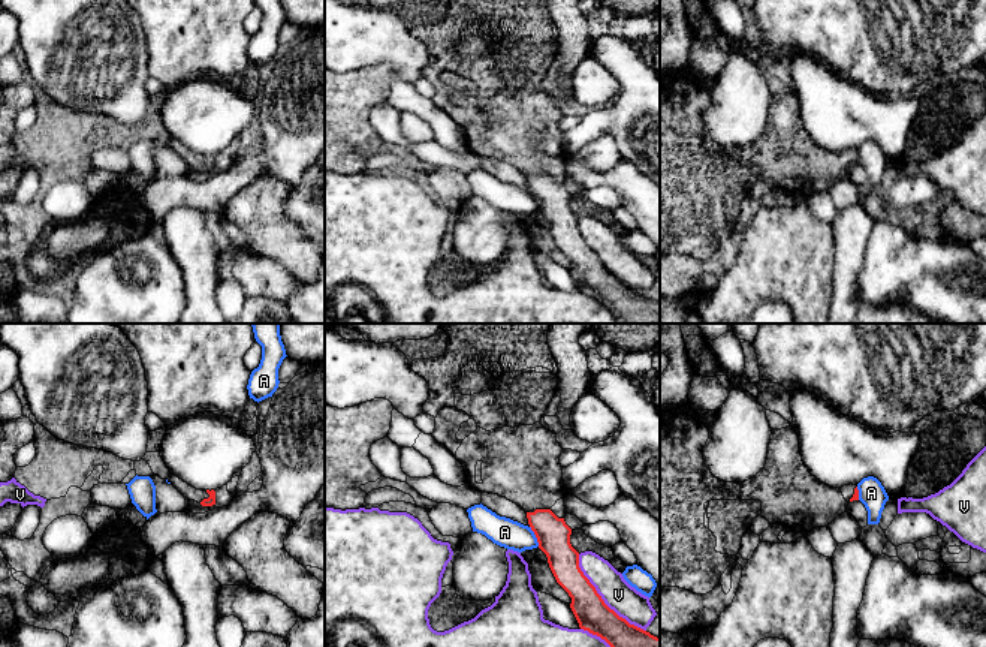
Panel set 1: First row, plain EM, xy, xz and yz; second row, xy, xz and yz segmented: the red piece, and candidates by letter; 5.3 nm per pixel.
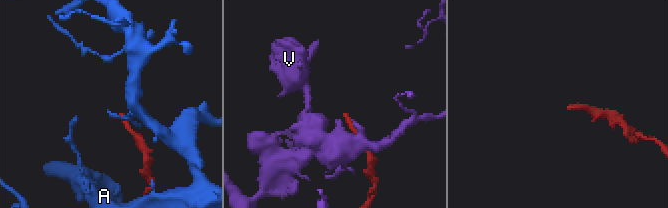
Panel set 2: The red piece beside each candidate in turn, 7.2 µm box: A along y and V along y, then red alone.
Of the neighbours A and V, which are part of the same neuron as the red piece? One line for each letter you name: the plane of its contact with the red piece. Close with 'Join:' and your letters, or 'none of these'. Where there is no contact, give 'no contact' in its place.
Join: none of these

